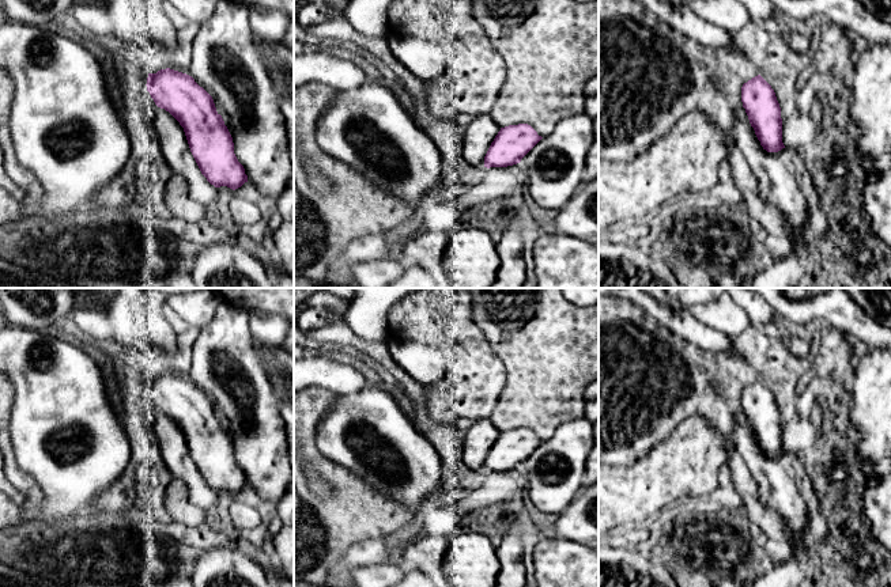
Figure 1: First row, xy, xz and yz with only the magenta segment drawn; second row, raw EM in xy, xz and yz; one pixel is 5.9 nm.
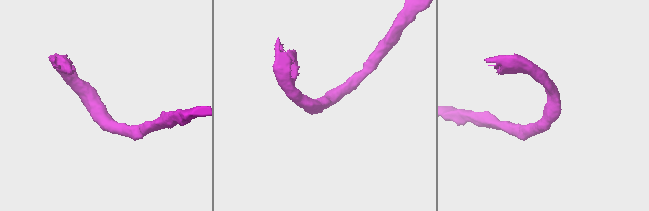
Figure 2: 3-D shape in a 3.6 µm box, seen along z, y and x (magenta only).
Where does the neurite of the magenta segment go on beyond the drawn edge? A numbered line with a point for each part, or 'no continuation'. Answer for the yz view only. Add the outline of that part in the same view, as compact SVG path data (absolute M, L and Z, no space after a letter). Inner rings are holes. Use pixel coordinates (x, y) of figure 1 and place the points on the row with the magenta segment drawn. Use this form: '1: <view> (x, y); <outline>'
1: yz (778, 188); M743 106L735 113L730 136L755 174L763 200L779 209L786 217L792 228L790 241L803 243L811 239L809 230L805 228L807 201L793 174L786 167L786 148L778 152L767 152L760 145Z

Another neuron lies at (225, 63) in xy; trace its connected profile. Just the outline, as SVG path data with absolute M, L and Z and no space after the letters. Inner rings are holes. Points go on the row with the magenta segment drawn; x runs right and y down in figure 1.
M219 0L211 18L197 27L193 38L189 75L222 109L234 154L243 166L248 181L264 196L278 200L291 185L294 164L288 158L286 121L280 94L268 67L253 46L249 8L233 0Z

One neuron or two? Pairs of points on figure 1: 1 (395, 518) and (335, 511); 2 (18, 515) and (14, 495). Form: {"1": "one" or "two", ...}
{"1": "one", "2": "two"}

